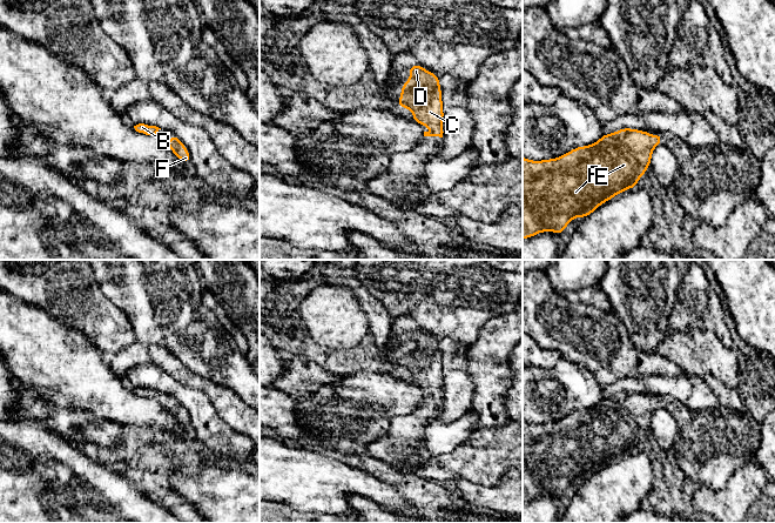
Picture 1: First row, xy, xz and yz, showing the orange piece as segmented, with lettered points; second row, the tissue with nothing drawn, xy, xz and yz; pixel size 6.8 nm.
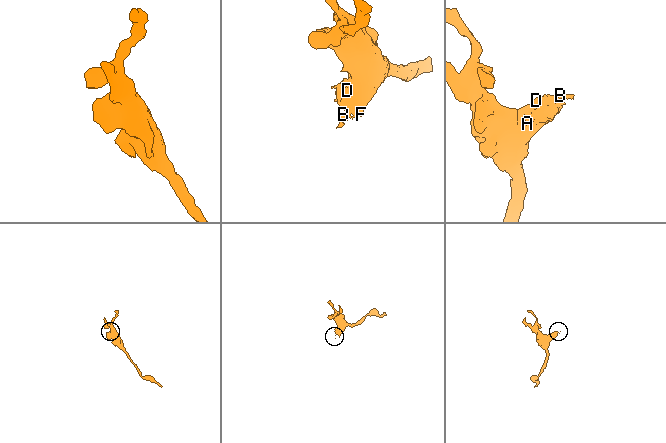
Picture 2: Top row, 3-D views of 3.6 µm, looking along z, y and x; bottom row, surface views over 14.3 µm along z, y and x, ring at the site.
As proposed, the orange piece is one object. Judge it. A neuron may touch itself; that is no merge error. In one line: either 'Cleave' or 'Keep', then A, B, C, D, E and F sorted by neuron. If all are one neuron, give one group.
Keep. Groups: A B C D E F

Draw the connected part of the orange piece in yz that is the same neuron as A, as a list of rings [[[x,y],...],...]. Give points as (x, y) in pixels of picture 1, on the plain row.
[[[622,391],[613,397],[602,397],[594,408],[575,410],[558,423],[531,424],[523,420],[523,502],[530,502],[540,495],[555,495],[561,498],[575,480],[585,482],[601,467],[625,452],[636,450],[639,442],[651,430],[653,413],[659,408],[662,408],[662,396],[656,396],[653,401],[651,395]]]

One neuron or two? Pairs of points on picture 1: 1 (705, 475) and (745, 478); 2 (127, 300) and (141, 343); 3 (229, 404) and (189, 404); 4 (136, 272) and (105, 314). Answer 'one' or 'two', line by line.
1: two
2: one
3: two
4: two

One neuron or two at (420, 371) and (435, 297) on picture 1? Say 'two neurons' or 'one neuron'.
two neurons

